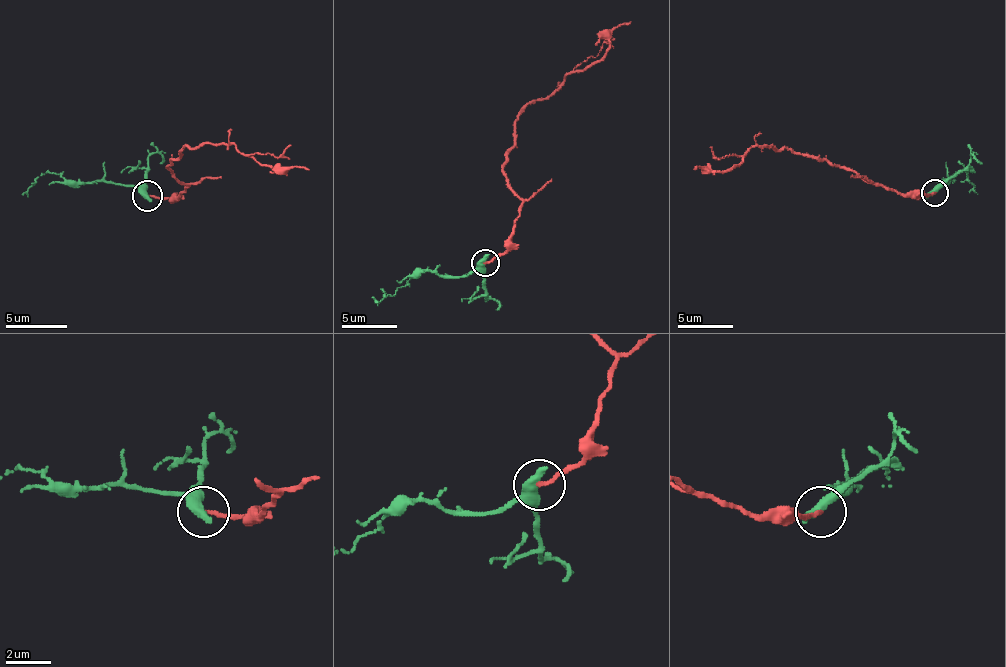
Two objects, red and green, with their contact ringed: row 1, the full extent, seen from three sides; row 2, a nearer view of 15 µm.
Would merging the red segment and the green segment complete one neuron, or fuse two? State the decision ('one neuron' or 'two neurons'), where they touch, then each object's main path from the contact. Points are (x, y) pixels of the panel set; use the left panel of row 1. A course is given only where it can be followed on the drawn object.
two neurons; at (147, 195); red runs (148, 195), (179, 198), (188, 185), (166, 167), (188, 146), (231, 143), (277, 170), (310, 170); green runs (148, 195), (120, 182), (71, 182), (44, 173), (22, 195)

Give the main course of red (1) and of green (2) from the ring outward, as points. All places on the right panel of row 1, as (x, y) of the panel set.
1: (935, 192), (897, 194), (842, 167), (784, 148), (756, 145), (729, 170), (693, 170)
2: (935, 192), (949, 181), (944, 181), (968, 172), (974, 186), (968, 192)

